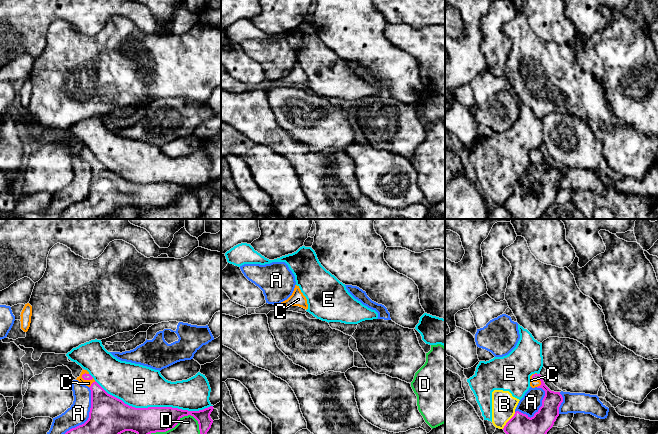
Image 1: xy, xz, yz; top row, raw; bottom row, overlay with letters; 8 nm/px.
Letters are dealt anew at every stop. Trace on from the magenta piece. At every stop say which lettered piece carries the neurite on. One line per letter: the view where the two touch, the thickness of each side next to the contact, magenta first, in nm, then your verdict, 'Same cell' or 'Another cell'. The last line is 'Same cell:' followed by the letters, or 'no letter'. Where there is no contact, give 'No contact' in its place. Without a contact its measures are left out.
A: Touches magenta in xy. Thickness 320 nm (magenta) against 170 nm. Another cell
B: Touches magenta in yz. Thickness 240 nm (magenta) against 190 nm. Another cell
C: Touches magenta in yz. Thickness 150 nm (magenta) against 60 nm. Same cell
D: Touches magenta in xy. Thickness 220 nm (magenta) against 260 nm. Another cell
E: Touches magenta in xy. Thickness 220 nm (magenta) against 340 nm. Another cell
Same cell: C

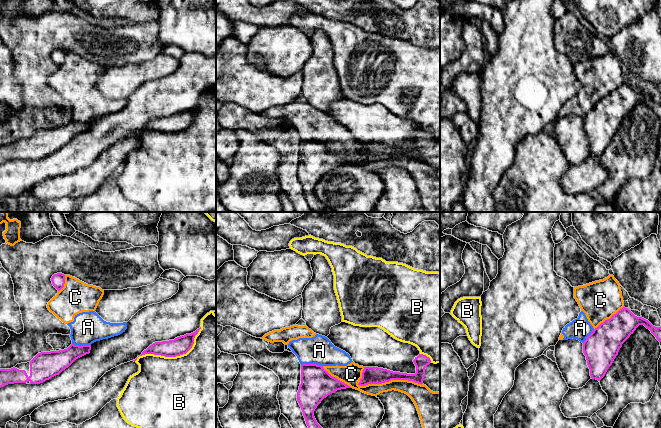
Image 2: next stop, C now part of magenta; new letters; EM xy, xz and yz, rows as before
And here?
A: Touches magenta in xz. Thickness 260 nm (magenta) against 220 nm. Another cell
B: Touches magenta in xy. Thickness 150 nm (magenta) against 500 nm. Another cell
C: Touches magenta in xz. Thickness 140 nm (magenta) against 150 nm. Another cell
Same cell: no letter

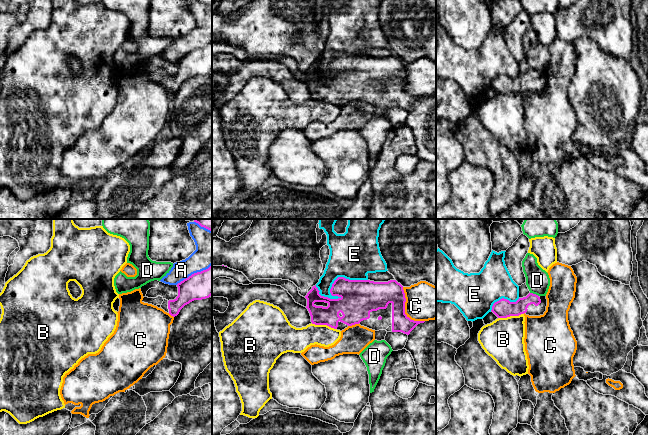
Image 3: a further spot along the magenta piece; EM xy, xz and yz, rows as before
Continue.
A: Touches magenta in xy. Thickness 220 nm (magenta) against 260 nm. Another cell
B: Touches magenta in yz. Thickness 150 nm (magenta) against 340 nm. Another cell
C: Touches magenta in xz. Thickness 220 nm (magenta) against 300 nm. Another cell
D: Touches magenta in yz. Thickness 120 nm (magenta) against 190 nm. Another cell
E: Touches magenta in xz. Thickness 280 nm (magenta) against 260 nm. Another cell
Same cell: no letter

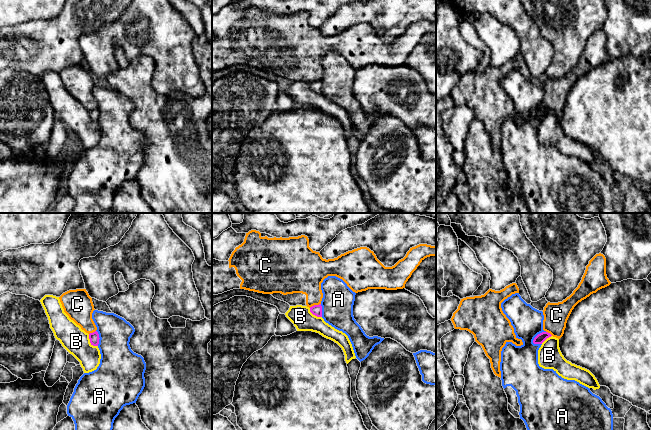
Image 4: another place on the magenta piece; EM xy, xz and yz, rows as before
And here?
A: Touches magenta in yz. Thickness 80 nm (magenta) against 260 nm. Another cell
B: Touches magenta in xy. Thickness 80 nm (magenta) against 220 nm. Another cell
C: Touches magenta in xz. Thickness 90 nm (magenta) against 280 nm. Another cell
Same cell: no letter

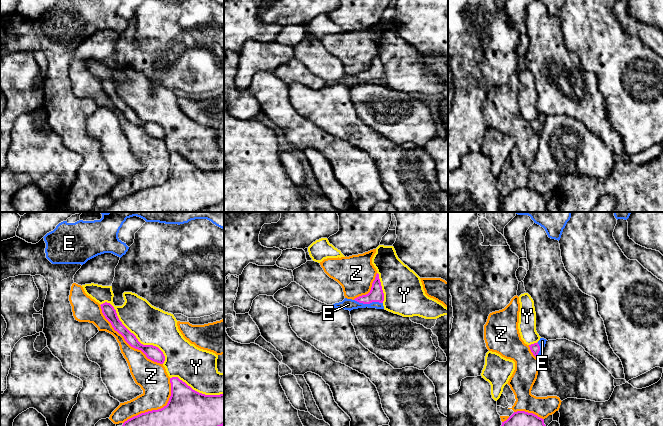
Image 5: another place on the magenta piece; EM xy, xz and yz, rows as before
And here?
E: Touches magenta in xz. Thickness 120 nm (magenta) against 100 nm. Another cell
Y: Touches magenta in xy. Thickness 120 nm (magenta) against 300 nm. Another cell
Z: Touches magenta in xy. Thickness 120 nm (magenta) against 190 nm. Another cell
Same cell: no letter

